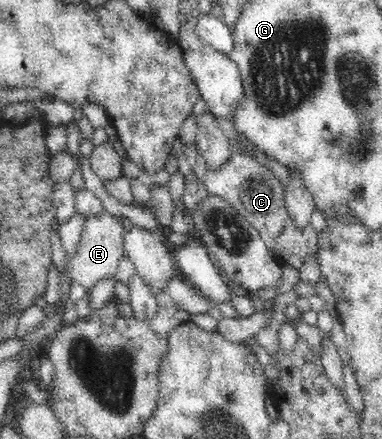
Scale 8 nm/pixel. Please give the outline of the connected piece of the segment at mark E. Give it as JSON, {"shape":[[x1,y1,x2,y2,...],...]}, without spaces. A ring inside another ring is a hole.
{"shape":[[105,210,99,215,92,215,86,218,76,254,71,259,71,264,69,264,69,274,72,280,81,284,87,292,99,280,116,276,118,265,125,256,123,239,125,229,122,221,121,218,111,216]]}

